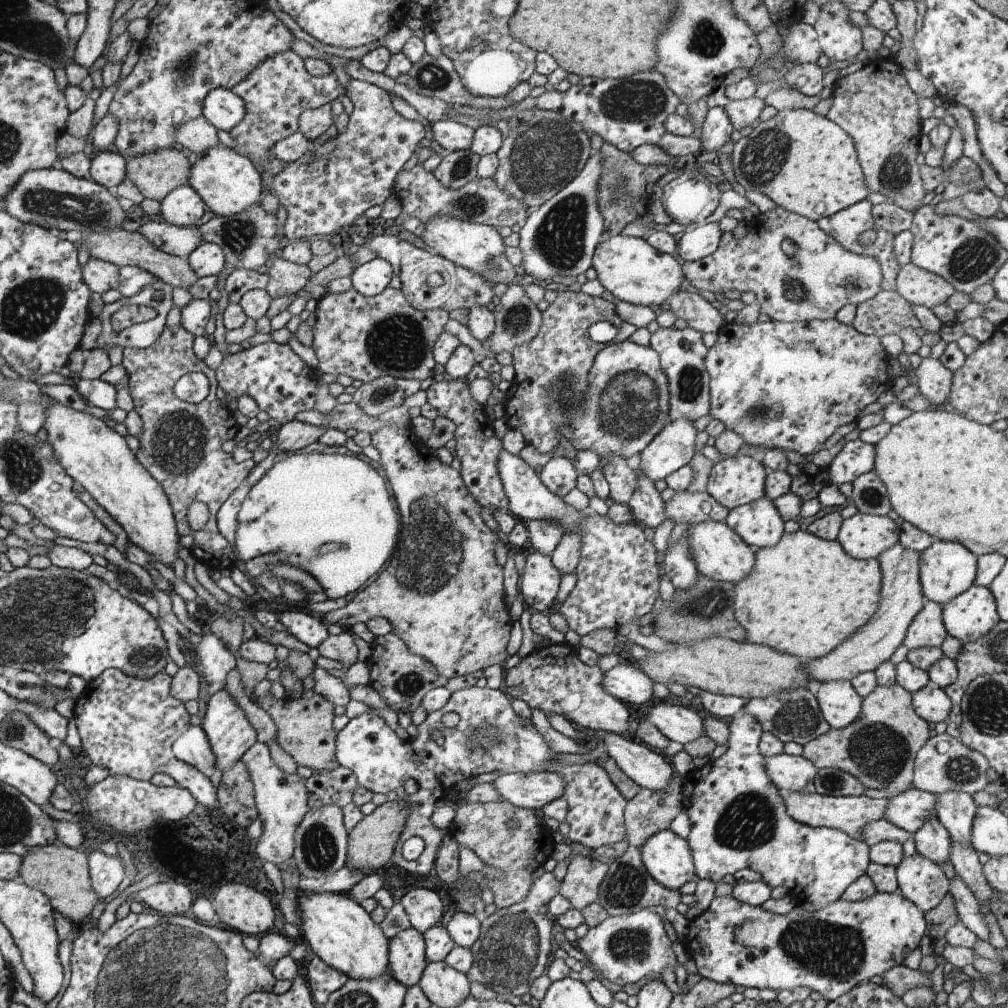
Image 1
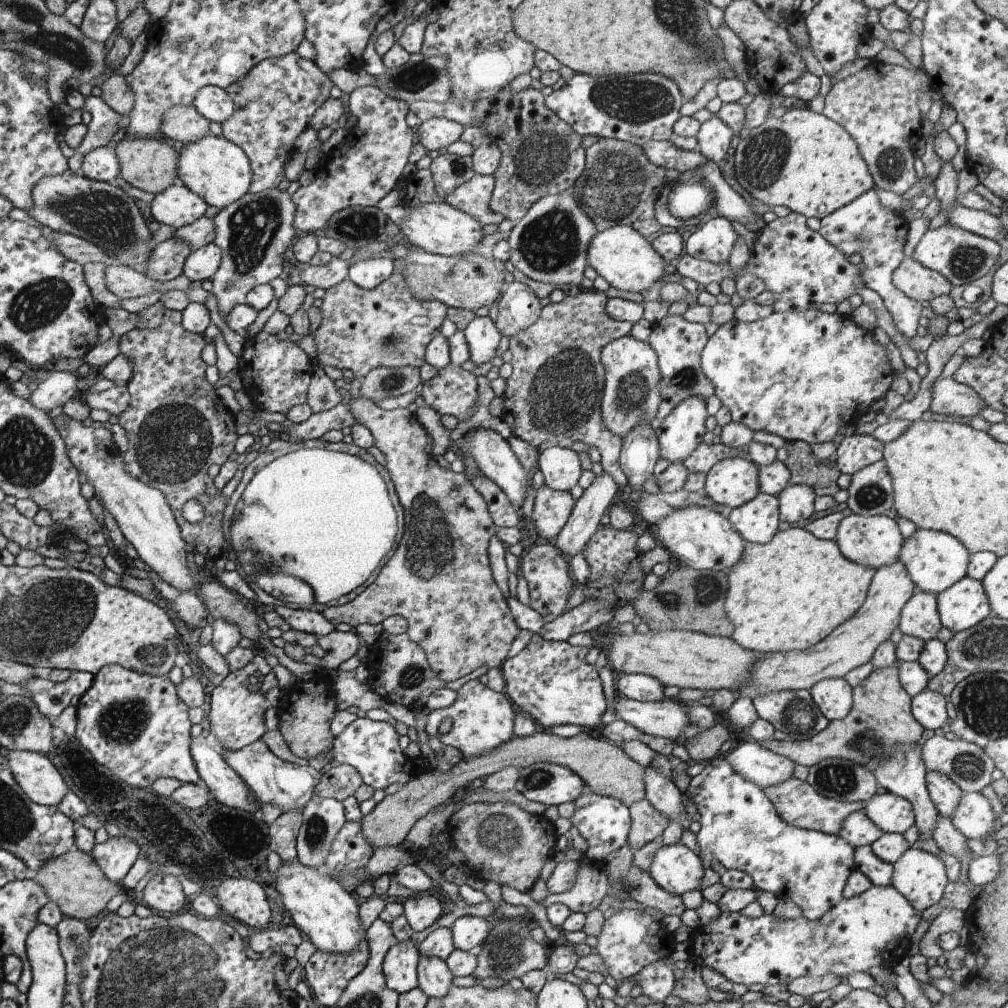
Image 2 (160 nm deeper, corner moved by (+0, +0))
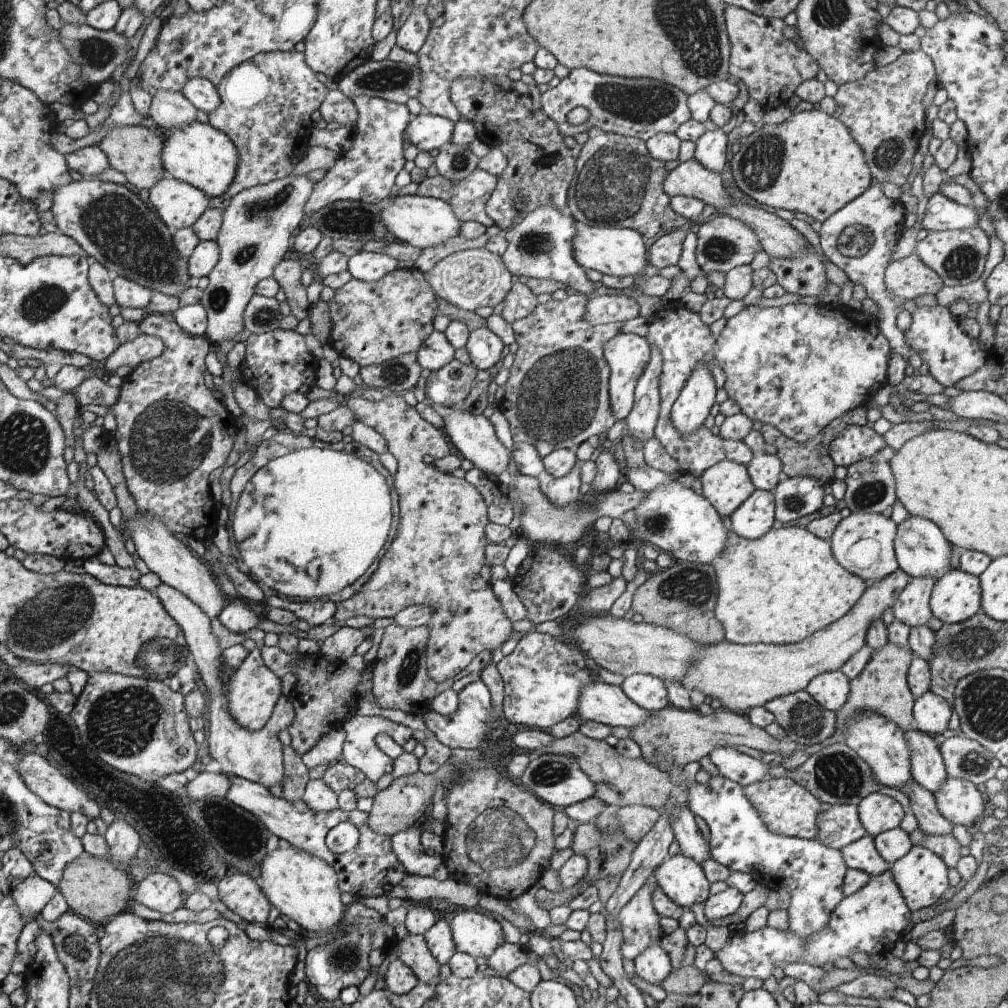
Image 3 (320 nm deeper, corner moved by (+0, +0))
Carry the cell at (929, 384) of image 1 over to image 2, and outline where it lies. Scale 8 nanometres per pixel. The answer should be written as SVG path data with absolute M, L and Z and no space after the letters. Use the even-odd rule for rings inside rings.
M940 375L932 383L930 408L940 417L965 419L967 416L979 416L984 409L984 400L972 388Z

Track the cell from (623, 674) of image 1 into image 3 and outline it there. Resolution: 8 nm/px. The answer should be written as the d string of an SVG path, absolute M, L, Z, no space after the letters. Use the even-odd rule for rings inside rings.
M637 673L625 677L620 687L632 702L650 712L670 706L666 684L657 677Z

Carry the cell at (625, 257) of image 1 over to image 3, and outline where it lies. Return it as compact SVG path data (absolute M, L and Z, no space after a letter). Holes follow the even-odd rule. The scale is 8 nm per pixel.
M586 227L574 238L574 256L584 269L596 270L602 275L616 278L634 278L650 264L645 241L640 232L627 227Z

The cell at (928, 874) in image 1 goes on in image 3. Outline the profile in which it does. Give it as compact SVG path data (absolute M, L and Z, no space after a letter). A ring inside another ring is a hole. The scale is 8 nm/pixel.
M913 846L891 868L894 882L912 912L940 900L949 889L948 870L940 857L921 846Z

